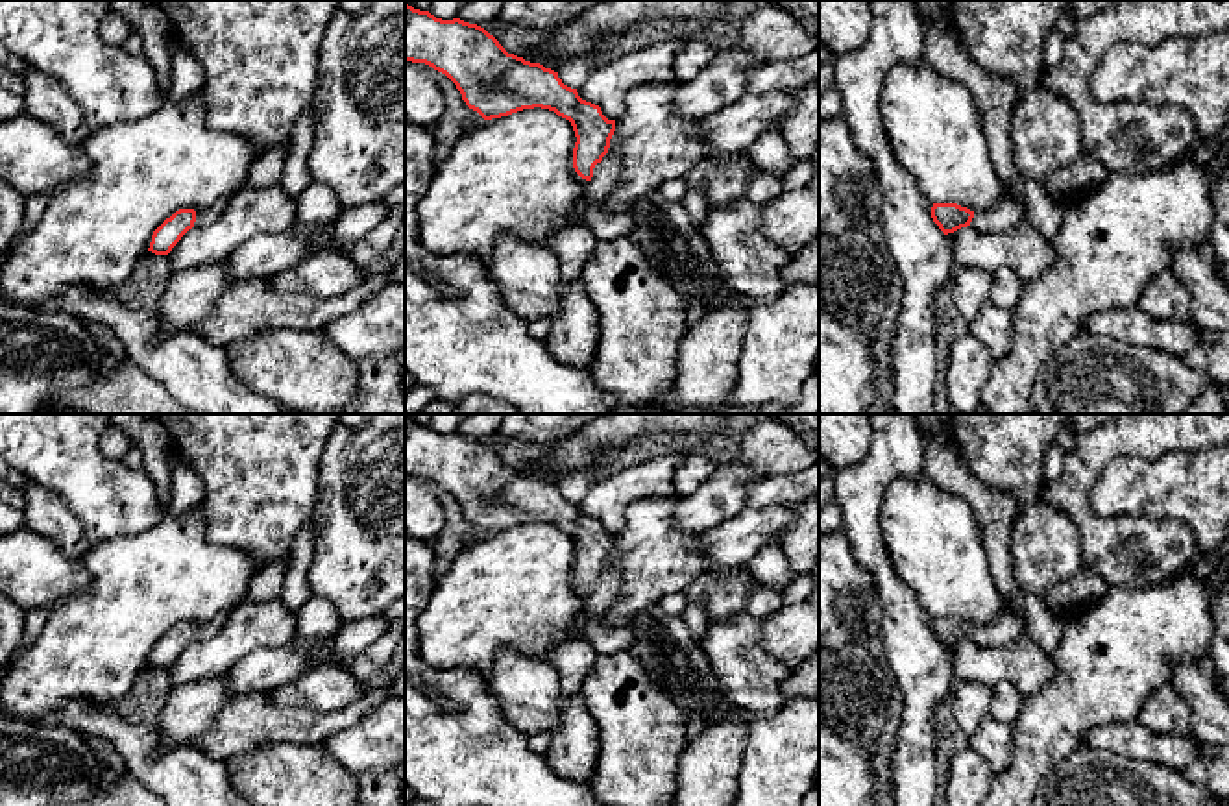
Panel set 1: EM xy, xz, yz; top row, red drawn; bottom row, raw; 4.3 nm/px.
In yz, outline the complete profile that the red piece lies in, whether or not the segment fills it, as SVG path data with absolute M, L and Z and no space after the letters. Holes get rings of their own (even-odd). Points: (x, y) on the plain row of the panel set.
M1005 601L1004 612L992 623L974 627L957 617L933 617L931 632L944 649L967 640L987 647L998 647L1024 636L1024 623L1018 619L1009 601Z

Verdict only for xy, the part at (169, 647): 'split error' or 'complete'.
split error

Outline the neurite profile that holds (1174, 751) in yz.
M1138 721L1092 727L1083 739L1089 747L1159 763L1179 773L1201 754L1203 745L1192 732L1185 736L1157 734Z

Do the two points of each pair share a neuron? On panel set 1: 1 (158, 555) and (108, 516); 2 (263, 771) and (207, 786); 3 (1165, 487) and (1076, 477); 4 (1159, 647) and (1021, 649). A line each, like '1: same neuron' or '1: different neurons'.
1: different neurons
2: different neurons
3: different neurons
4: different neurons

